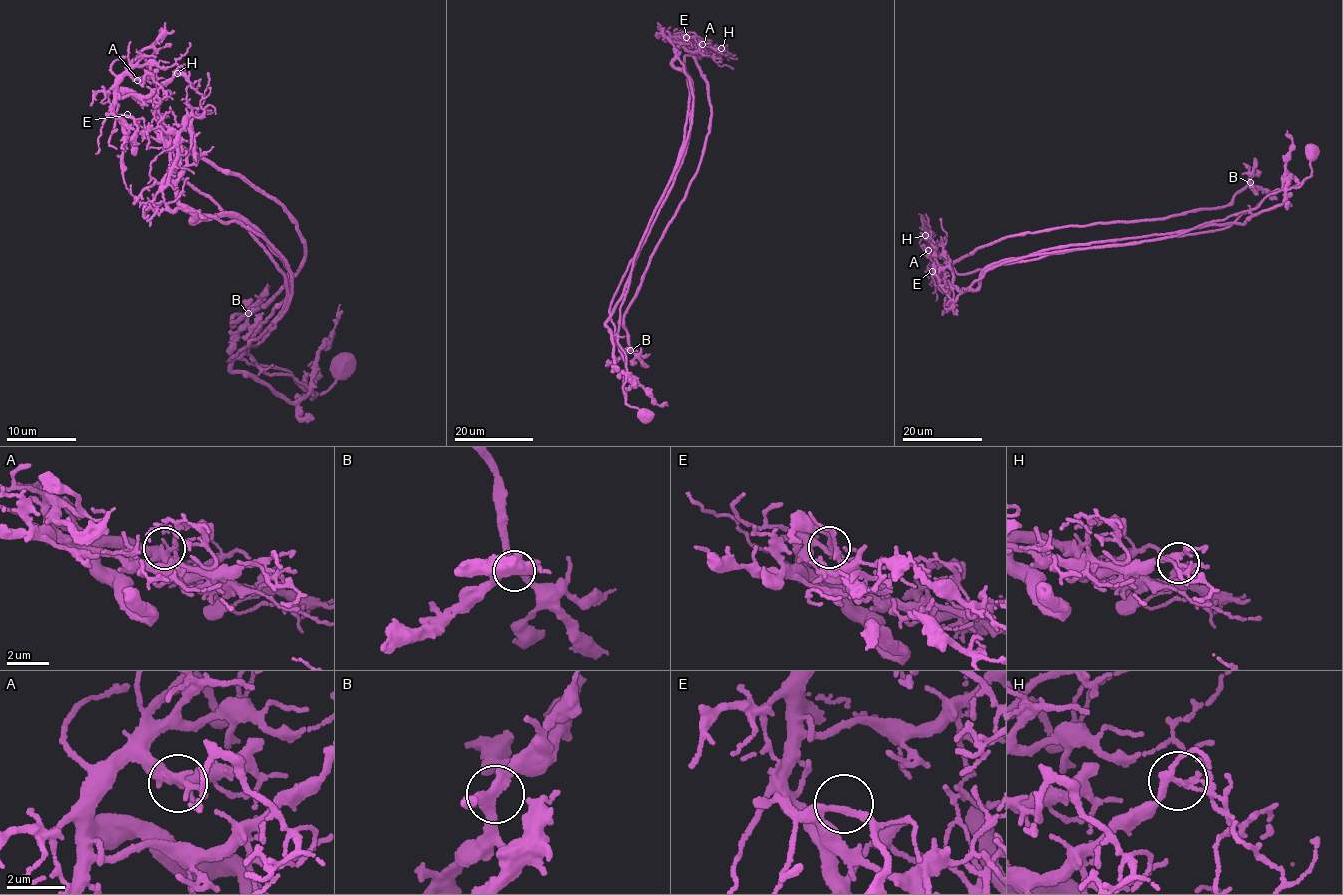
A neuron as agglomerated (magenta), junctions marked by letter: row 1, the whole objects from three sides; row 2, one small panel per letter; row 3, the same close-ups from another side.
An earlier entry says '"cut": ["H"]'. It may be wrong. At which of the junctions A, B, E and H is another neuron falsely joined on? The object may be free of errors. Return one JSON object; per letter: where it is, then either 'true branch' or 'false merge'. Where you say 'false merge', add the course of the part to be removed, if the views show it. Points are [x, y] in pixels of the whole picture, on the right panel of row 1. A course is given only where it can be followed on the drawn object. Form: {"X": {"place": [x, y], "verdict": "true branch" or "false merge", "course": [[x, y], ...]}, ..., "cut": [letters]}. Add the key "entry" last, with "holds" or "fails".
{"A": {"place": [928, 250], "verdict": "true branch"}, "B": {"place": [1250, 182], "verdict": "true branch"}, "E": {"place": [932, 271], "verdict": "true branch"}, "H": {"place": [925, 235], "verdict": "false merge", "course": [[925, 235], [934, 264], [960, 291], [1030, 254], [1174, 236], [1279, 191], [1292, 141], [1286, 130]]}, "cut": ["H"], "entry": "holds"}

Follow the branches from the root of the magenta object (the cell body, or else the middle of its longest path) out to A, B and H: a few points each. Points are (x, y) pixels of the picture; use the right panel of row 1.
A: (975, 271), (959, 274), (945, 259), (938, 257), (934, 243), (928, 250)
B: (975, 271), (960, 274), (953, 263), (978, 248), (1022, 233), (1164, 220), (1217, 209), (1227, 205), (1250, 182)
H: (975, 271), (961, 274), (957, 272), (945, 259), (938, 257), (939, 251), (932, 247), (925, 235)

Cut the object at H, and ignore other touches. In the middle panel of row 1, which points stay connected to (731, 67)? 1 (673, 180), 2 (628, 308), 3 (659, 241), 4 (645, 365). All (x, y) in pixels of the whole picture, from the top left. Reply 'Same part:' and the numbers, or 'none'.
Same part: 1

